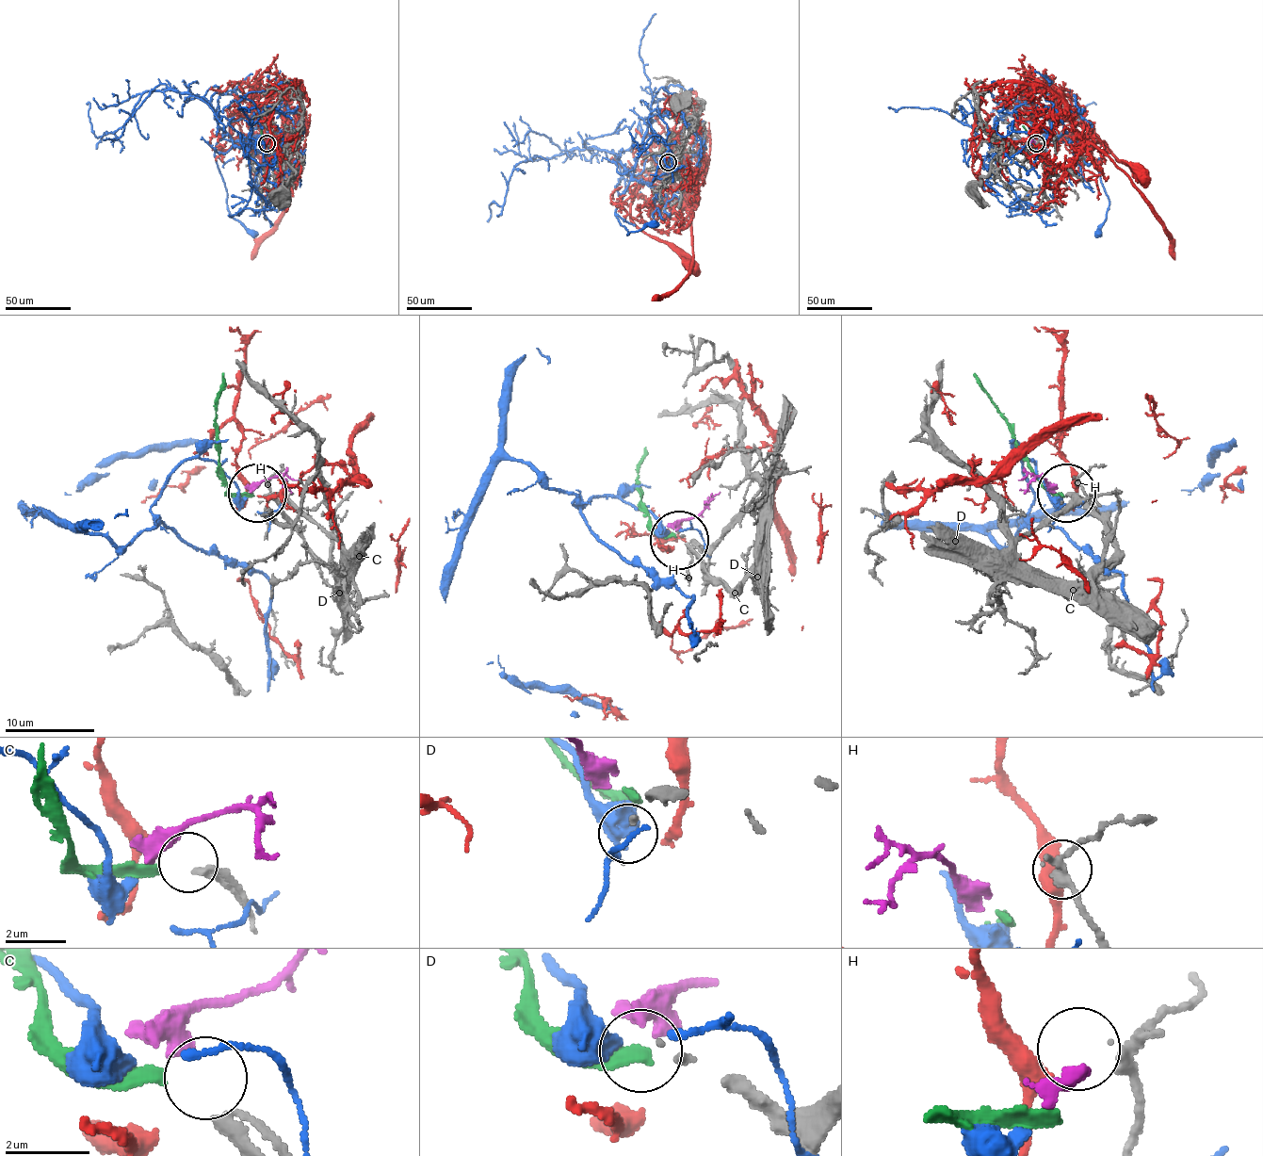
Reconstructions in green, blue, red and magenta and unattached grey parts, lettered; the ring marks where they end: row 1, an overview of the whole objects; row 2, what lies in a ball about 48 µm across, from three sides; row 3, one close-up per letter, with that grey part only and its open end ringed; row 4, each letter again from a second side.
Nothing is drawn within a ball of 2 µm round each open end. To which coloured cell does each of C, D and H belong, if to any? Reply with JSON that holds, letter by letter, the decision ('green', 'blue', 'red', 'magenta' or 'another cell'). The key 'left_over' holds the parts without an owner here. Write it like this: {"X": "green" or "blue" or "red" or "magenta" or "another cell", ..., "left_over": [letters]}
{"C": "green", "D": "another cell", "H": "red", "left_over": ["D"]}

